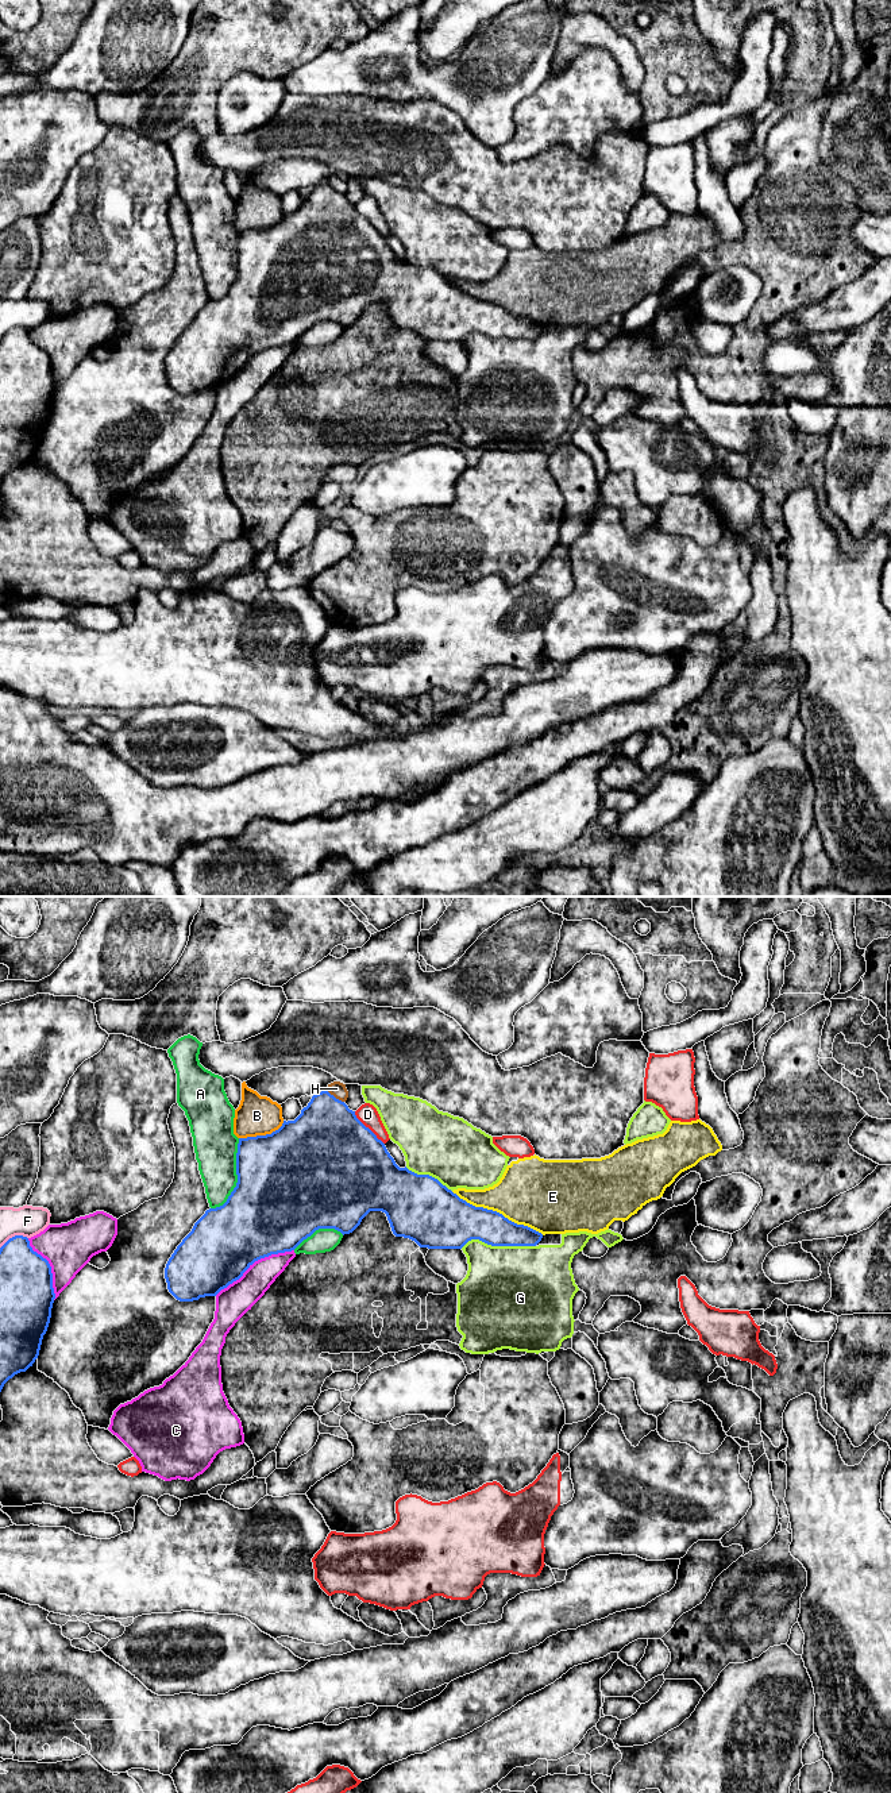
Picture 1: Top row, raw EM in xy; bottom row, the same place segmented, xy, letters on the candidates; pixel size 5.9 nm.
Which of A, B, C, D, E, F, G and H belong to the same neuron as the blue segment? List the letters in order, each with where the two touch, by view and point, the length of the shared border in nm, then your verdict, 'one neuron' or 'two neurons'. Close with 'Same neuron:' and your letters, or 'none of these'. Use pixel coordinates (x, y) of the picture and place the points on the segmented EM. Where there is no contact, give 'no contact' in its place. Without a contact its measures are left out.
A: contact xy (238, 1178); length 460 nm; two neurons
B: contact xy (262, 1136); length 300 nm; two neurons
C: contact xy (254, 1261); length 550 nm; two neurons
D: contact xy (367, 1128); length 260 nm; two neurons
E: contact xy (496, 1211); length 600 nm; two neurons
F: contact xy (15, 1236); length 180 nm; two neurons
G: contact xy (497, 1245); length 440 nm; two neurons
H: contact xy (334, 1096); length 130 nm; two neurons
Same neuron: none of these

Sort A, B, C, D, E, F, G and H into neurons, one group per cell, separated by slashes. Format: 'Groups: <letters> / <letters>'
Groups: A / B / C / D F / E / G / H

